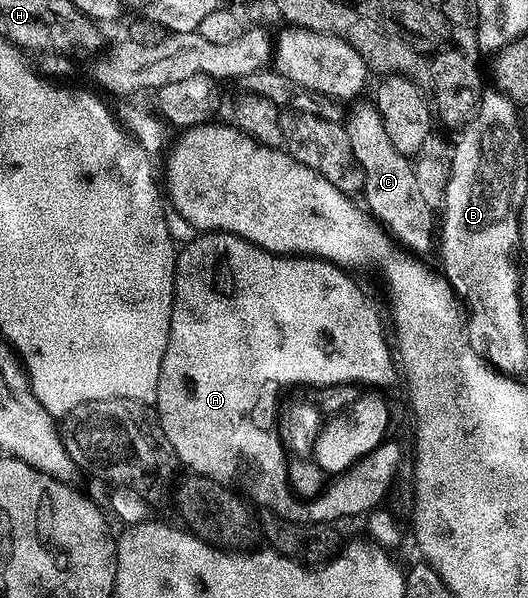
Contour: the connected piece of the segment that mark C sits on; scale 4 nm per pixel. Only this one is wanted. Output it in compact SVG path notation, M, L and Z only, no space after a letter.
M364 100L351 103L352 111L349 114L347 111L343 127L348 134L356 162L364 169L363 201L372 217L386 227L397 243L415 248L417 251L424 250L428 246L428 241L431 238L433 241L434 238L434 210L426 204L425 197L418 188L416 167L410 161L409 155L400 154L398 148L394 148L394 143L390 141L390 136L382 124L378 108L371 101L360 101Z

